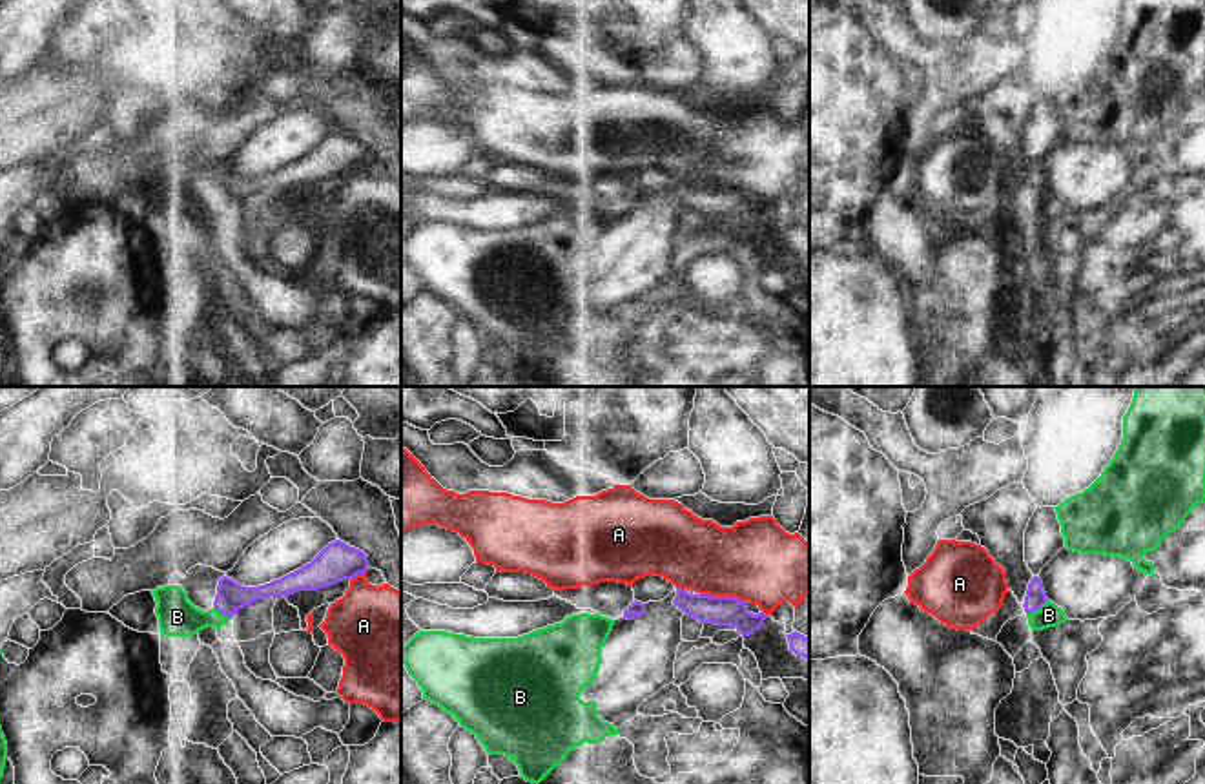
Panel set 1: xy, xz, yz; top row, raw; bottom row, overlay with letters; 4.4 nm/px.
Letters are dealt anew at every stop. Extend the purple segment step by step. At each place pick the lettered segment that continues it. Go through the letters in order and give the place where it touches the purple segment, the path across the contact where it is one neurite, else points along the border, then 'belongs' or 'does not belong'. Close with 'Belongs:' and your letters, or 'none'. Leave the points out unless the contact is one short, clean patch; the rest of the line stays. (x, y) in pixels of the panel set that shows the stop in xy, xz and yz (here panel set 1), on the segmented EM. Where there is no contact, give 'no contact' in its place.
A: xz (724, 597) | along xz (700, 593), (733, 595), (746, 602) | does not belong
B: yz (1038, 609) | along yz (1047, 598), (1038, 609), (1027, 613) | does not belong
Belongs: none

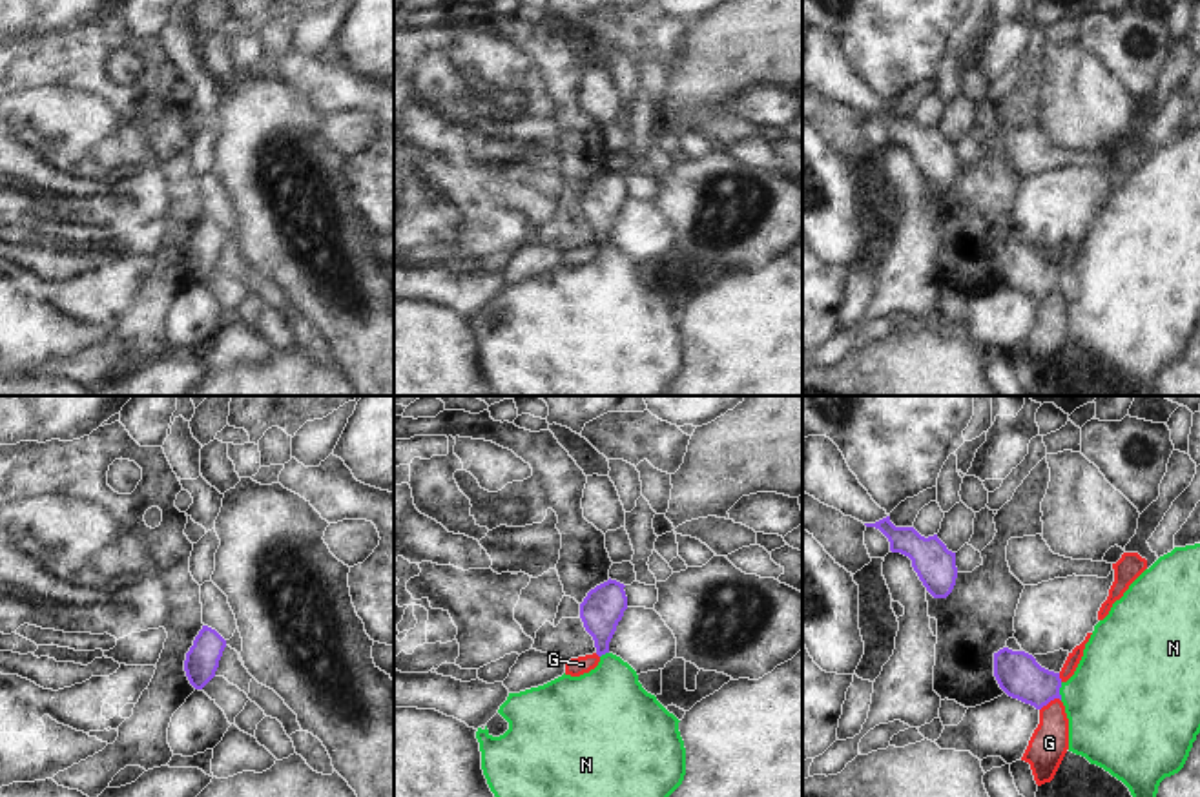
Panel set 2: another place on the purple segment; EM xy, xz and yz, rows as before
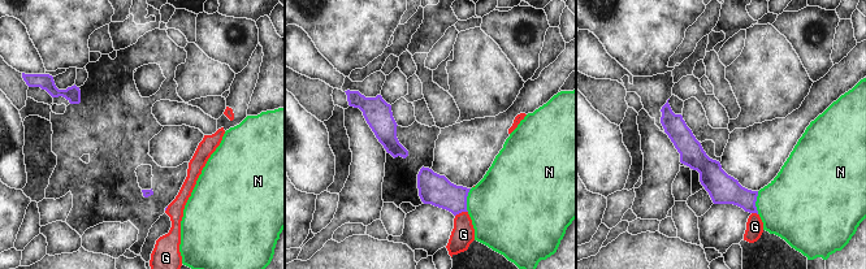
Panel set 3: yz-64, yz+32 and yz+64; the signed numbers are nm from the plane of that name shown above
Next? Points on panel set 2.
G: yz (1049, 701) | along yz (1060, 699), (1051, 699), (1040, 710) | does not belong
N: yz (1058, 692) | across yz (1018, 673), (1036, 686), (1058, 692), (1113, 701) | belongs
Belongs: N

